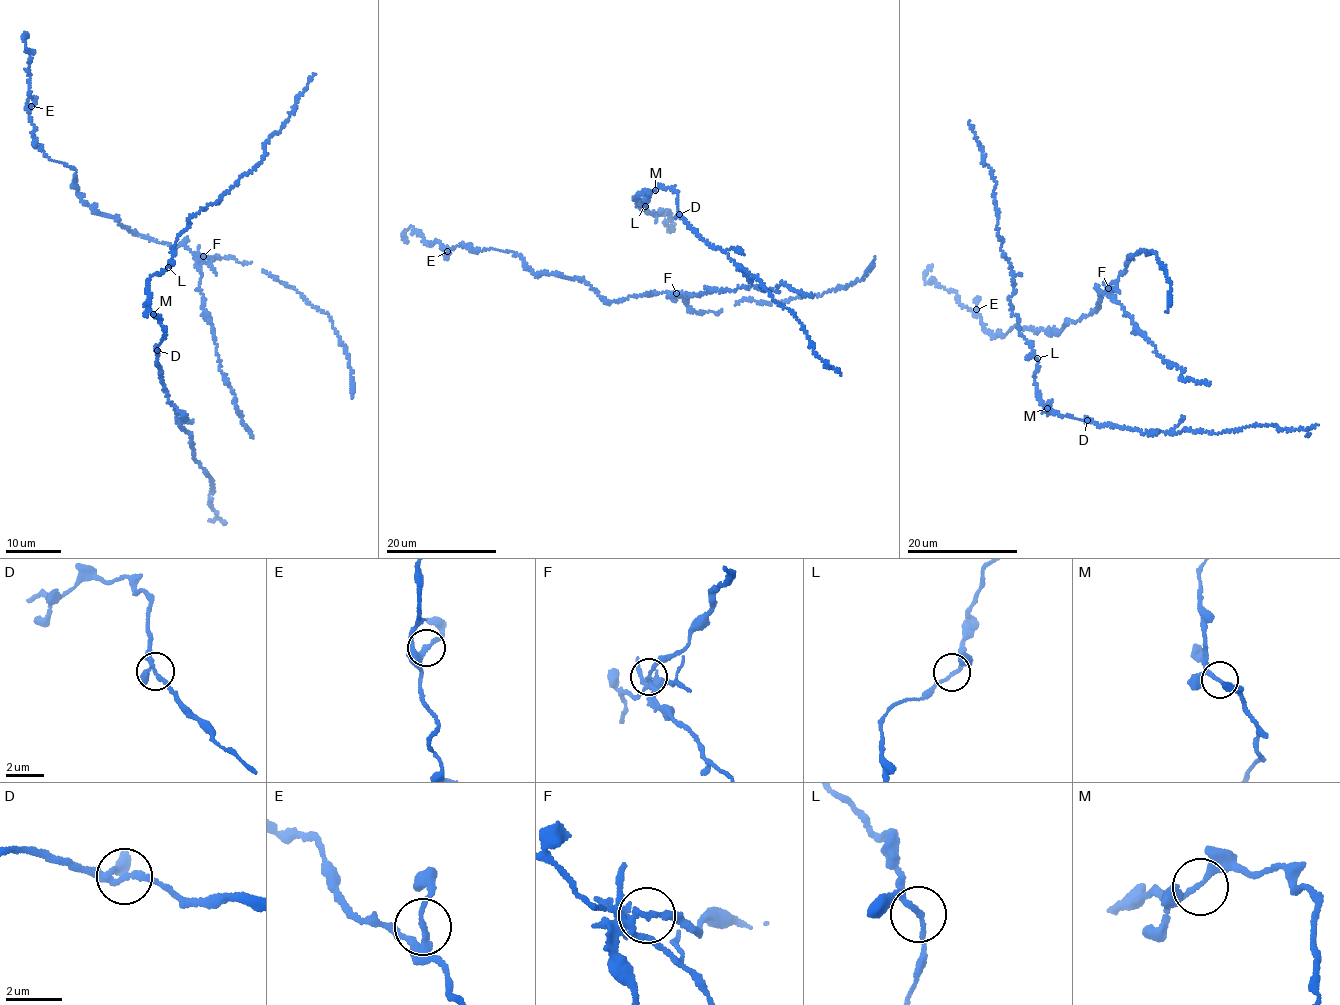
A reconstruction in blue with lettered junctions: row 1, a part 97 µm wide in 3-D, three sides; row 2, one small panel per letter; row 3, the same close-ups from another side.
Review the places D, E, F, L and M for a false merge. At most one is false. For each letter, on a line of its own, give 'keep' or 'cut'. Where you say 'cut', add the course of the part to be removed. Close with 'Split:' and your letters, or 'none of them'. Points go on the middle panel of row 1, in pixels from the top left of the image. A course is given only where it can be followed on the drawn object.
D: keep
E: keep
F: cut; foreign part runs (677, 293), (698, 295), (716, 289), (736, 291), (739, 286), (777, 291), (781, 283), (814, 296)
L: keep
M: keep
Split: F

